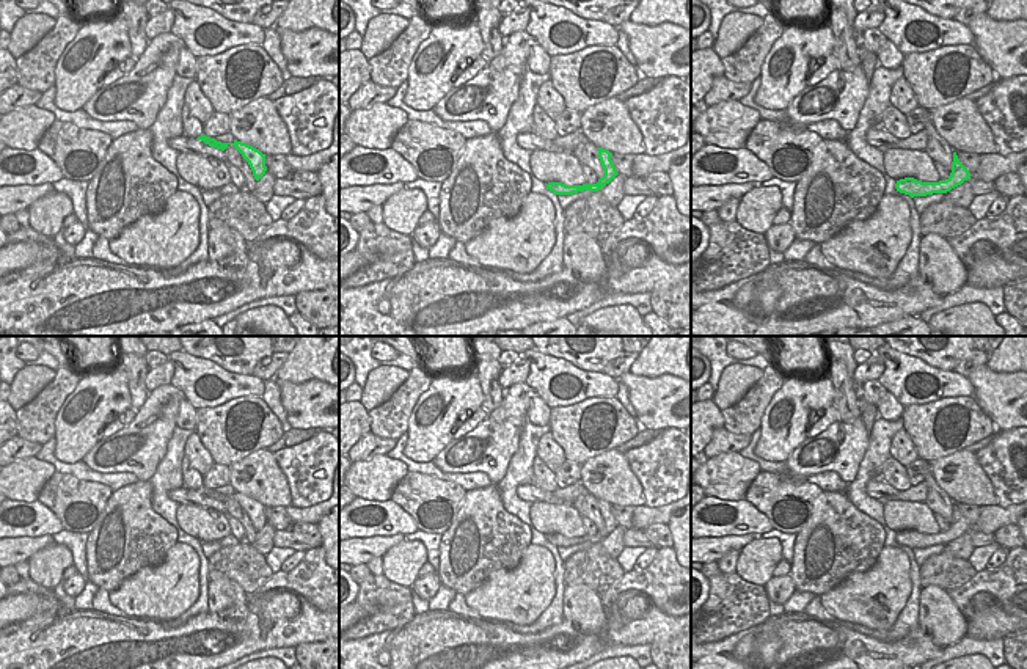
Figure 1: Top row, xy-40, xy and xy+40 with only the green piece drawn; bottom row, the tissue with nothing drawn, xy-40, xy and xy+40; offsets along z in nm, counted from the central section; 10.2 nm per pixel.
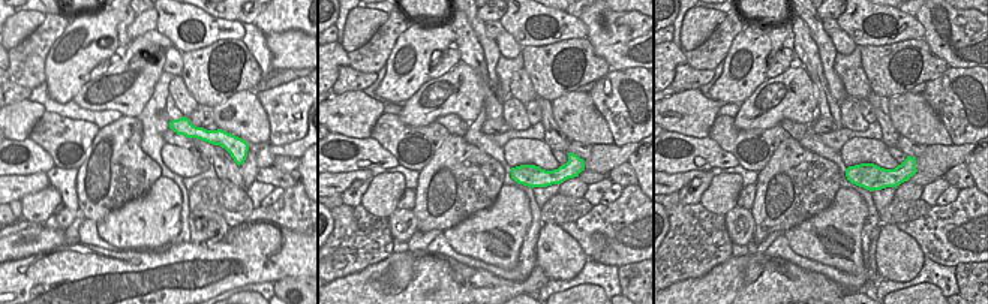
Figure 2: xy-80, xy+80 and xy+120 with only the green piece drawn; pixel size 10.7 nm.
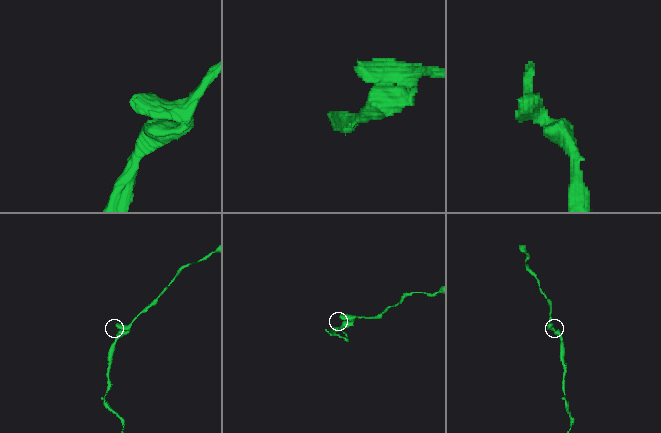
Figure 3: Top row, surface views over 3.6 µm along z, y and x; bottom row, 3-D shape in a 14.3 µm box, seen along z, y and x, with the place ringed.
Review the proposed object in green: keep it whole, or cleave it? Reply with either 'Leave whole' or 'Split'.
Leave whole.

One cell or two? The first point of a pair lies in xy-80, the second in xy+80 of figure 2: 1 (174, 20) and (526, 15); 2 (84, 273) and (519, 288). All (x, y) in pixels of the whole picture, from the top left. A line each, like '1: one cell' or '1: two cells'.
1: one cell
2: one cell

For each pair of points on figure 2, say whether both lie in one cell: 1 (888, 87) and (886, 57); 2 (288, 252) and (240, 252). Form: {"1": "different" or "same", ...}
{"1": "same", "2": "same"}

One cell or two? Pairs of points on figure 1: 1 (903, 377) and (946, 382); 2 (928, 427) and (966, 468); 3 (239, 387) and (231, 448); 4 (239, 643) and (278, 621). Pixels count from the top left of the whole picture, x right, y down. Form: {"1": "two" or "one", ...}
{"1": "one", "2": "two", "3": "two", "4": "one"}

